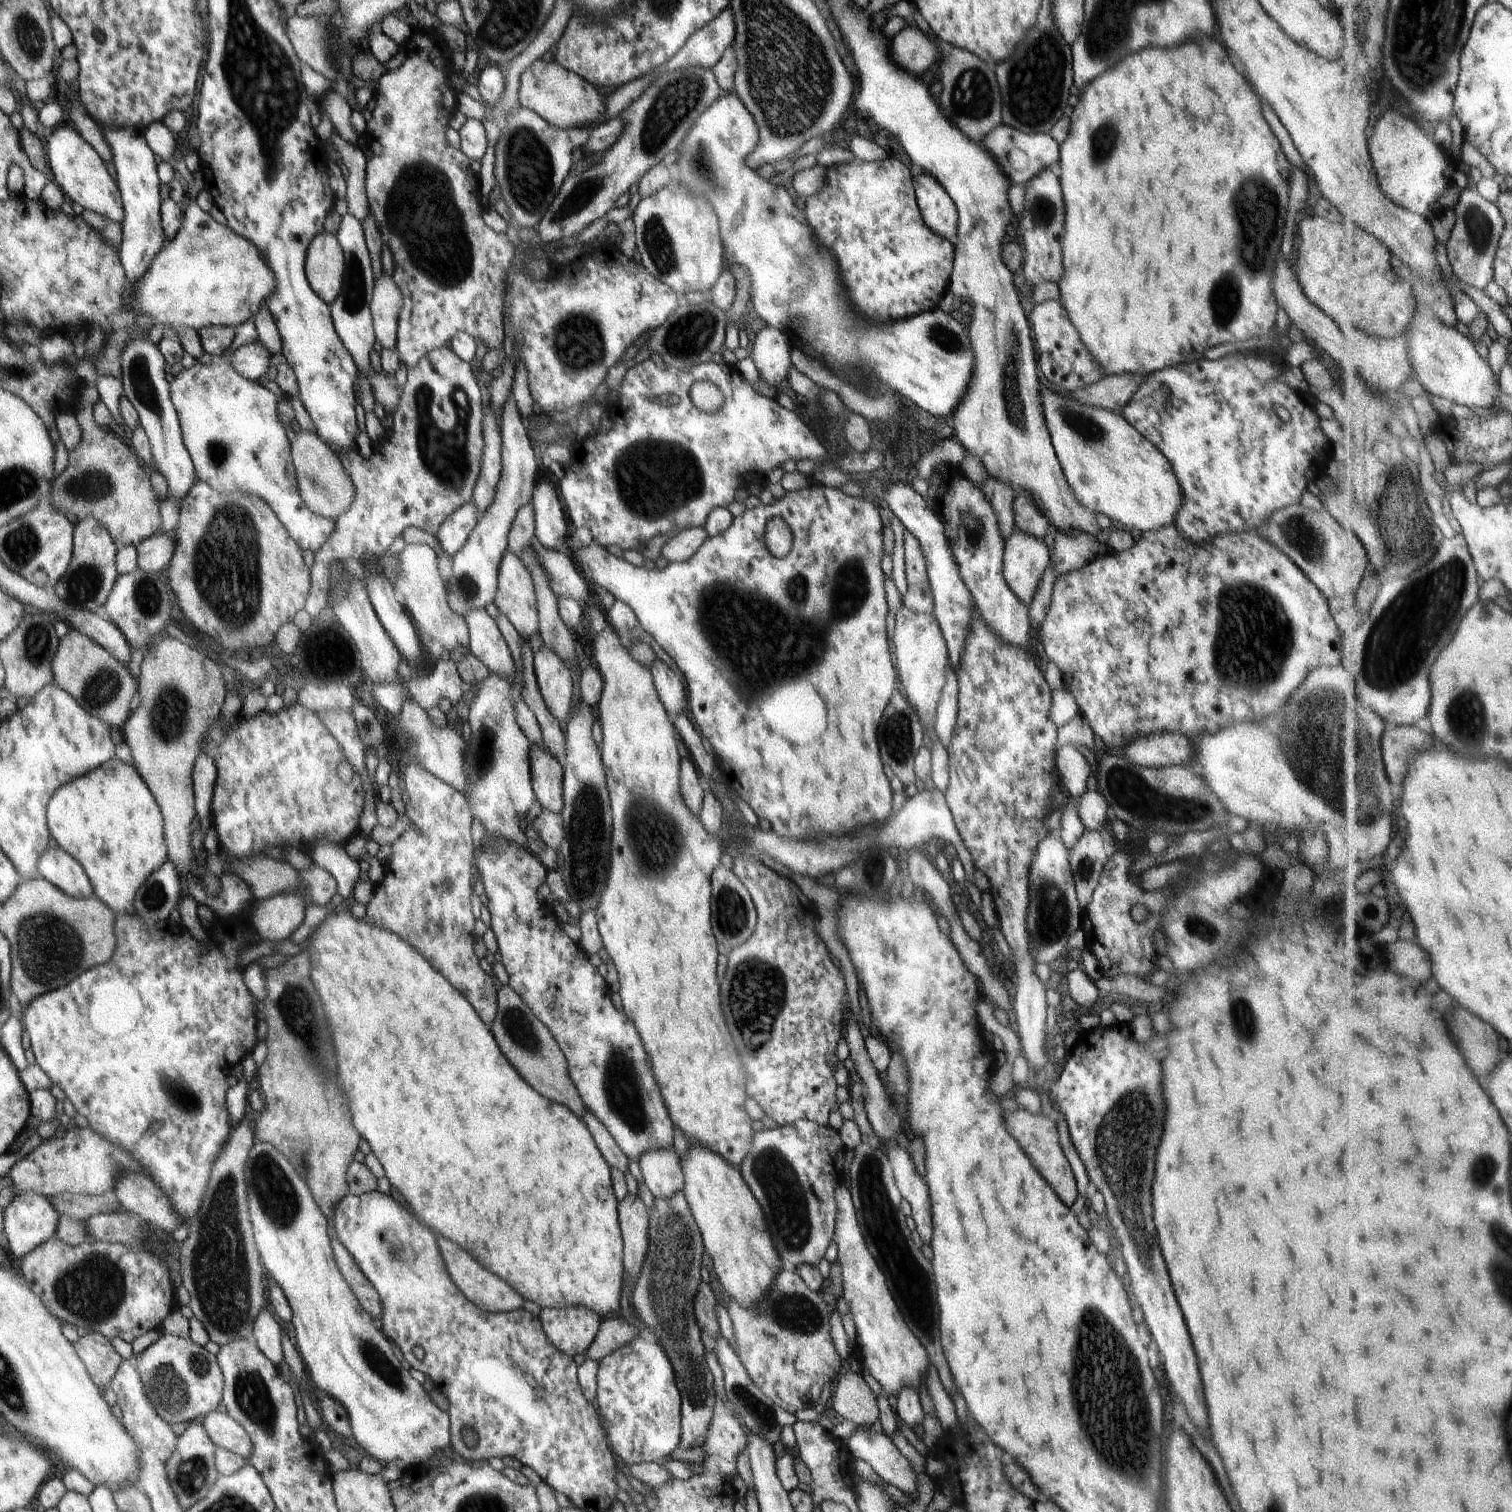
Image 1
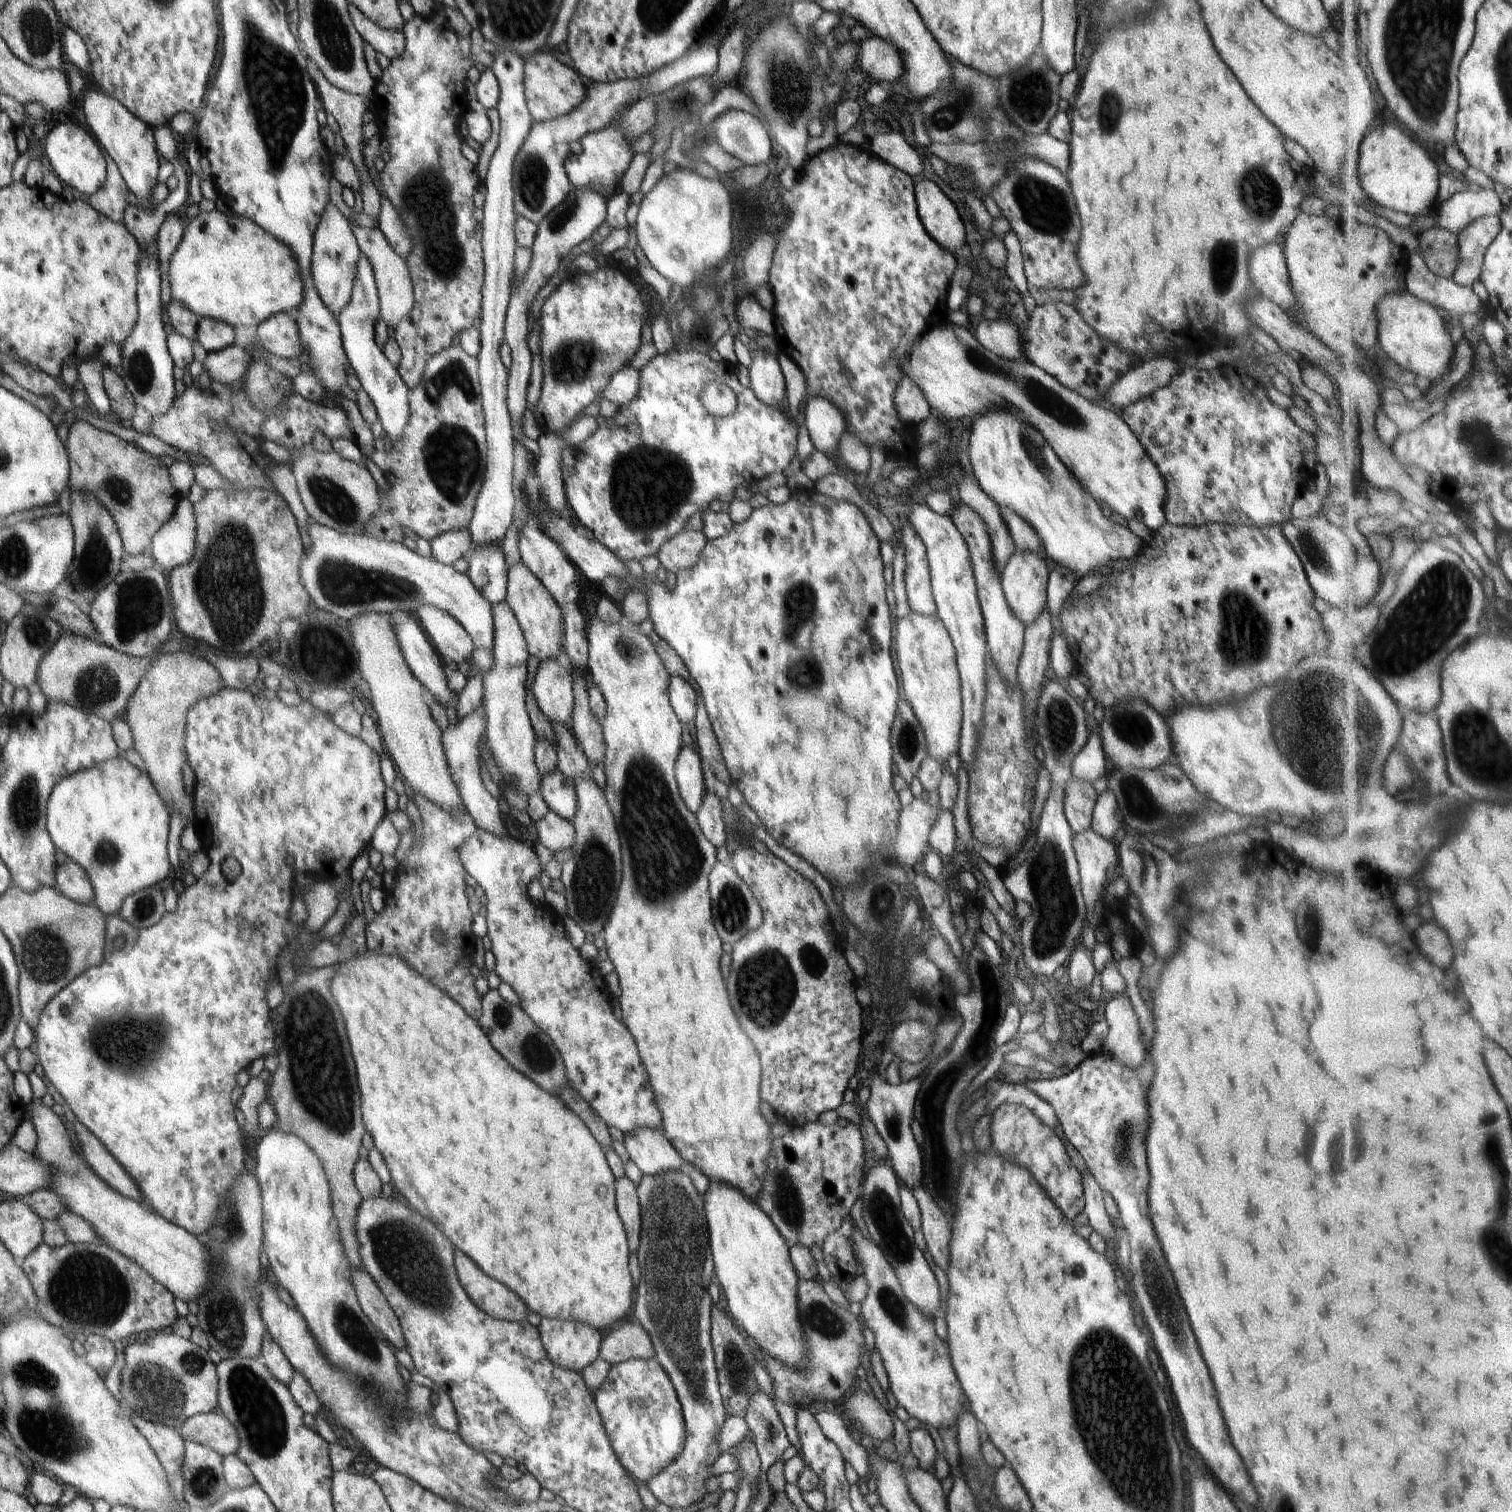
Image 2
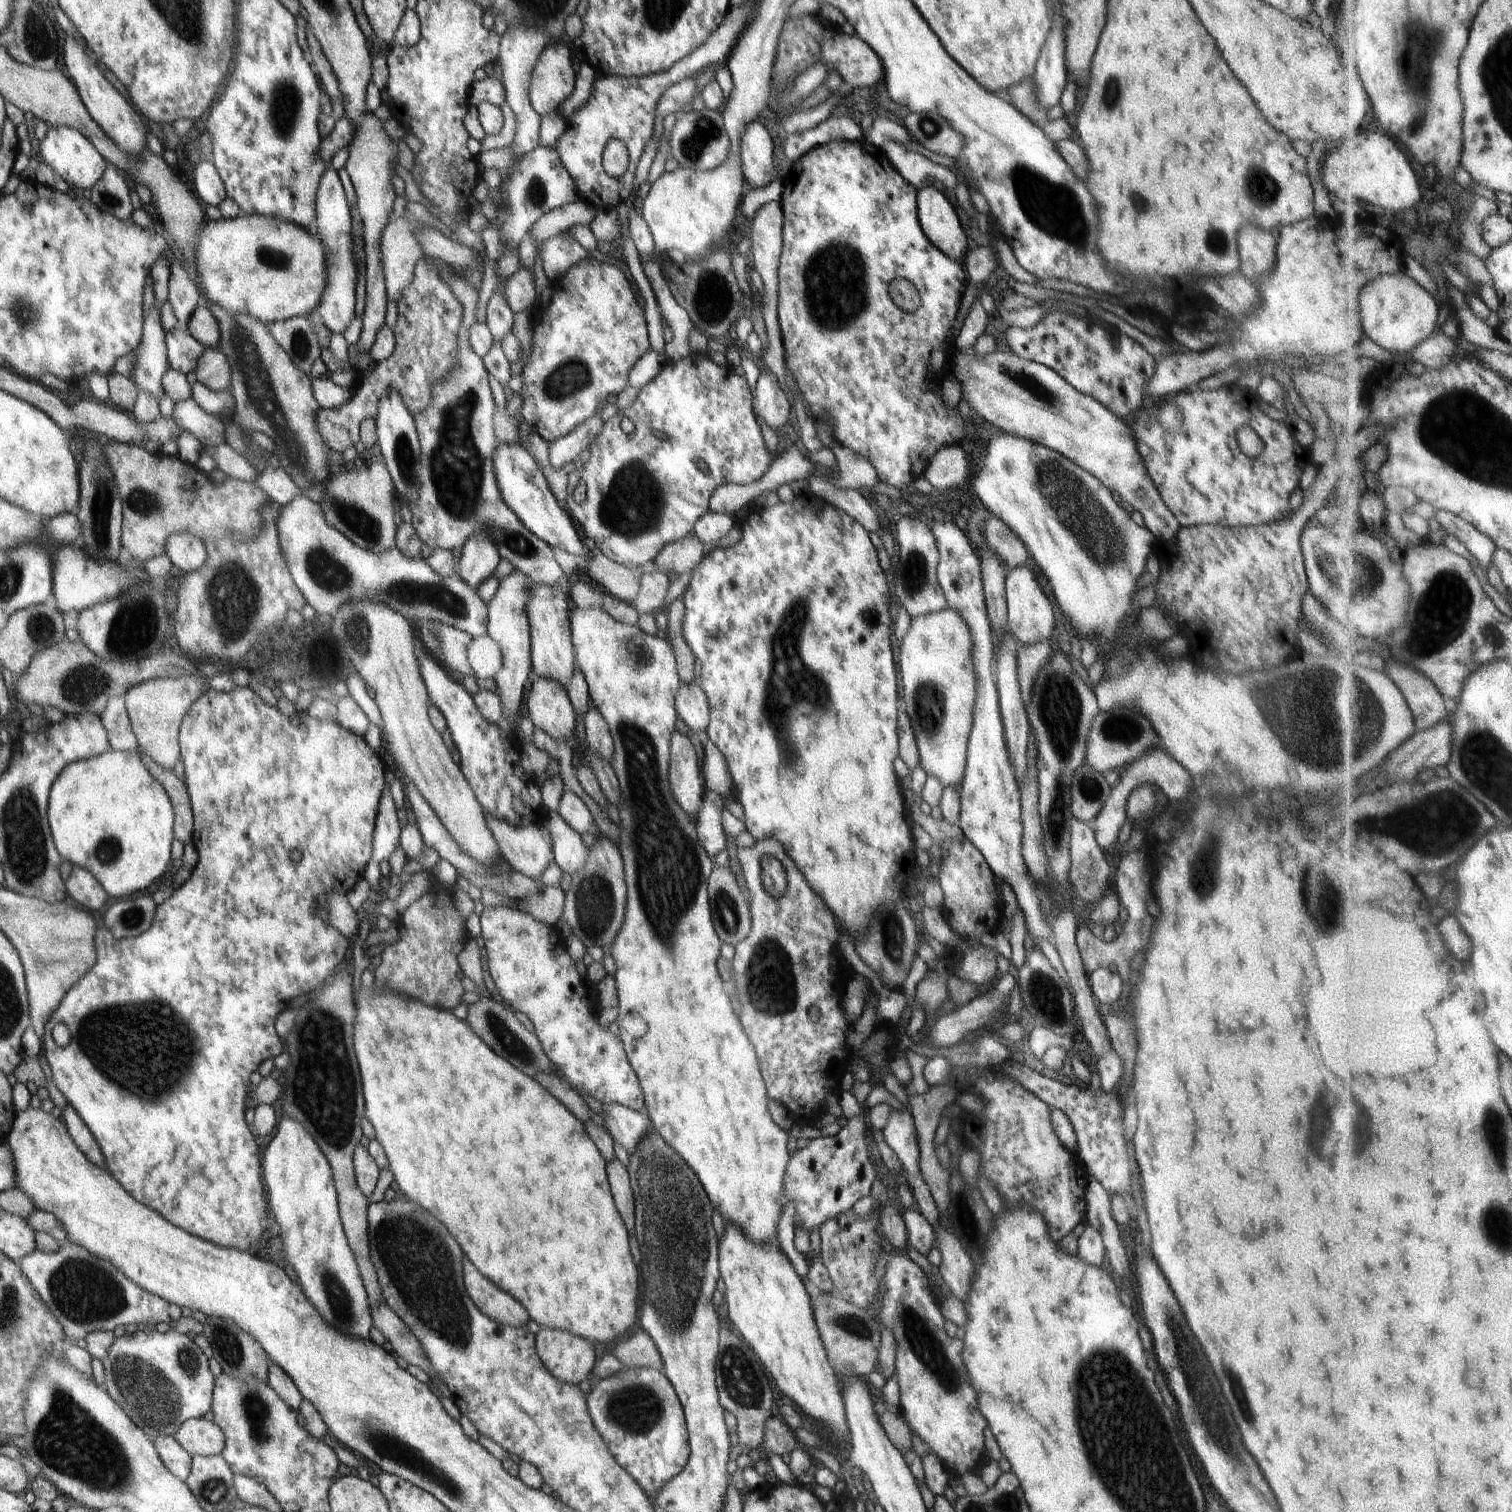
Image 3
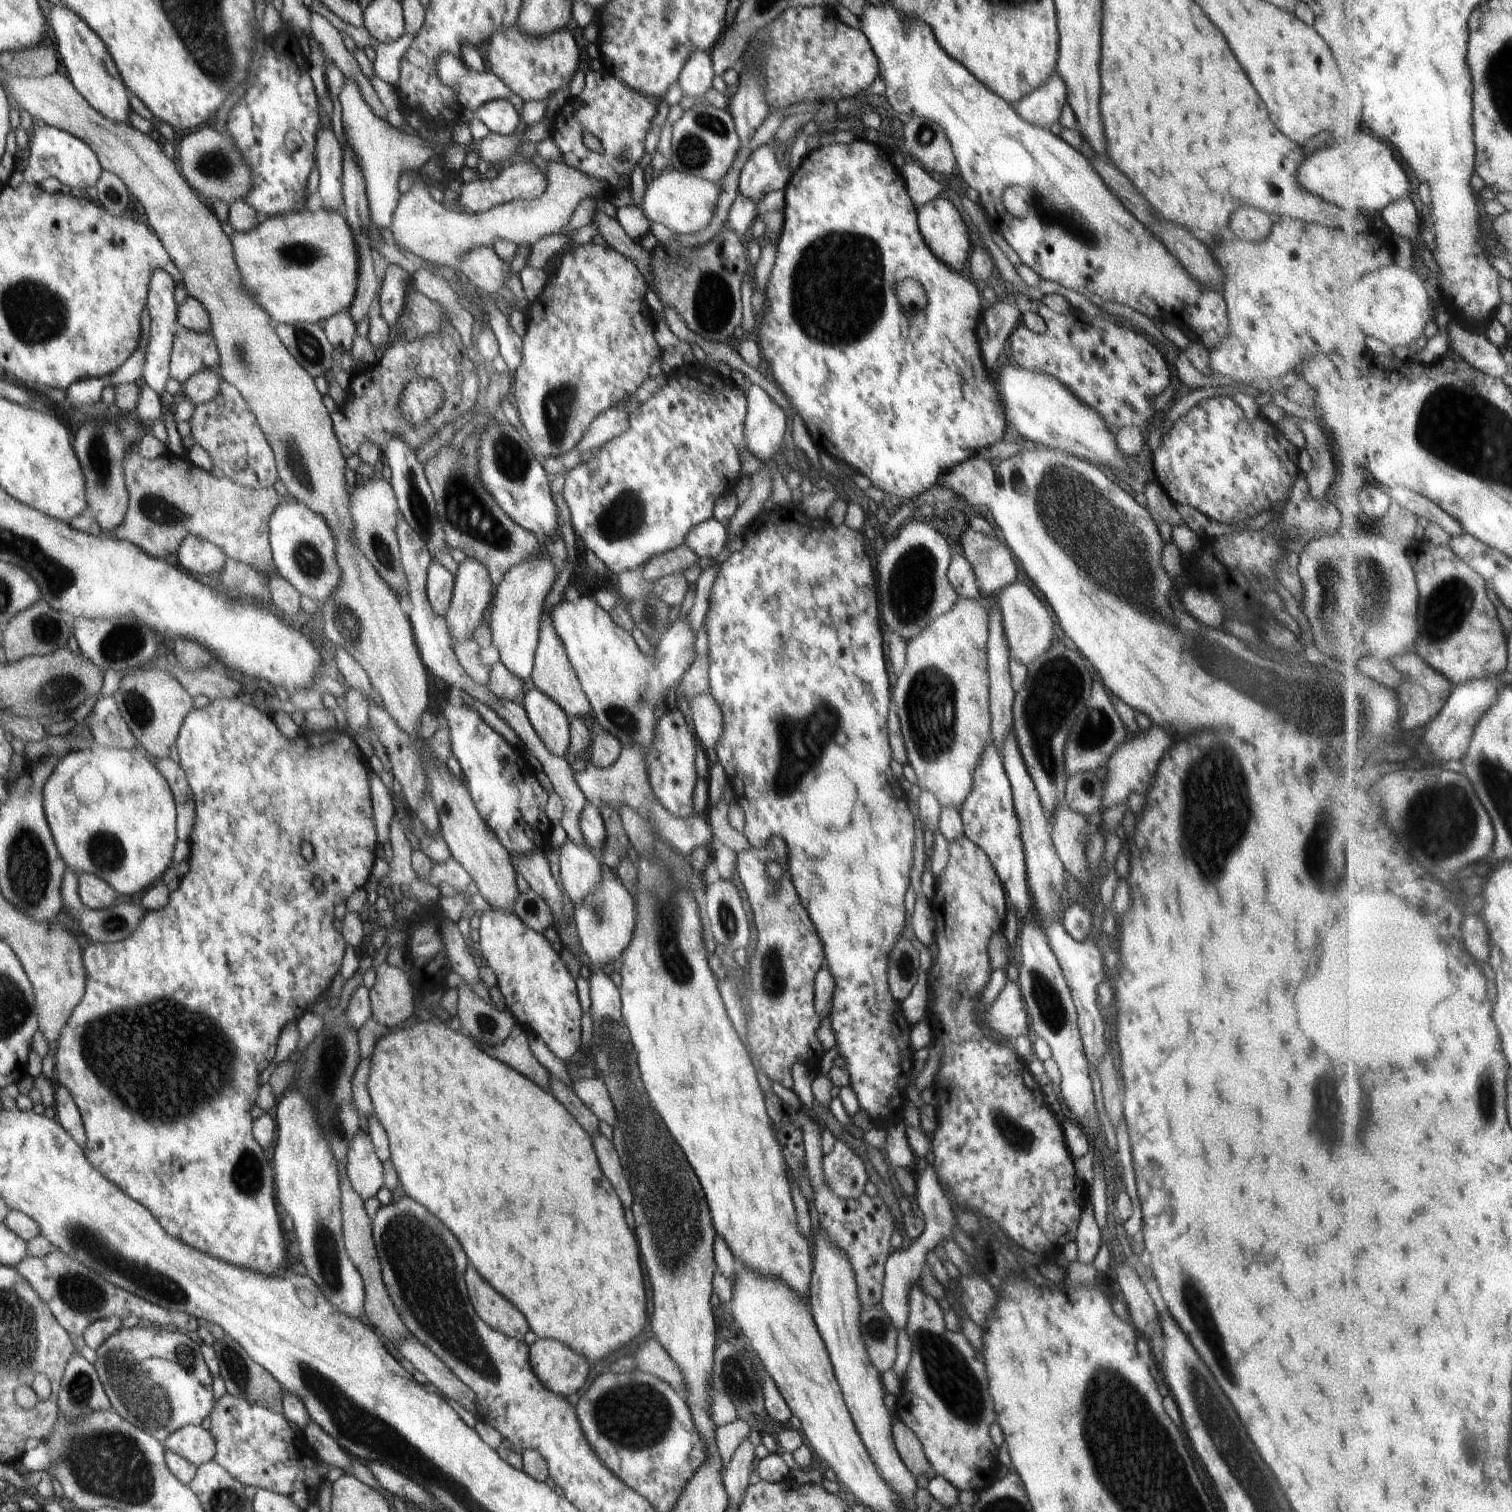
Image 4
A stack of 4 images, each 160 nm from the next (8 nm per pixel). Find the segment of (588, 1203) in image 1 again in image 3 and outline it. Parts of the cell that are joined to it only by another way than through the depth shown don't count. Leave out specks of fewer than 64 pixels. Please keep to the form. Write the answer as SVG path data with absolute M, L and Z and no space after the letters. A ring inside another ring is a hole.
M365 969L355 1004L354 1048L362 1074L365 1116L376 1132L389 1160L398 1188L418 1206L440 1220L456 1238L470 1262L492 1280L498 1288L513 1296L541 1328L569 1332L588 1339L592 1344L604 1344L624 1334L638 1320L639 1276L630 1248L628 1232L614 1206L606 1178L607 1162L596 1148L584 1123L575 1117L555 1096L552 1096L534 1077L518 1070L510 1061L498 1056L465 1021L450 1014L448 1009L433 1007L420 1000L409 999L387 989L378 989L372 972Z

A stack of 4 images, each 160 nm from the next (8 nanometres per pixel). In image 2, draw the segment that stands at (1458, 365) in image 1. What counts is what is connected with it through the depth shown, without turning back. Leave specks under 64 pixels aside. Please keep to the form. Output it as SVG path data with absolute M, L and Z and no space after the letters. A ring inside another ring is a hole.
M1402 291L1398 294L1386 295L1380 306L1380 351L1394 359L1400 366L1414 372L1417 376L1423 375L1436 384L1449 375L1449 368L1453 367L1456 358L1457 346L1453 341L1451 329L1444 322L1442 314L1436 305L1419 299L1414 293Z

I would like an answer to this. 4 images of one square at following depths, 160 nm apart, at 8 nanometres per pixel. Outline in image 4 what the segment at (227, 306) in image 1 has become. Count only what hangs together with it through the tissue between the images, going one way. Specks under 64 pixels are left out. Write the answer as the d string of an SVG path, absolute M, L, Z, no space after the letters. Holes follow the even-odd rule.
M324 208L315 212L311 212L306 209L295 213L284 213L282 215L268 217L267 220L264 220L264 222L257 226L257 230L254 229L253 231L245 233L235 232L233 236L230 236L230 238L245 291L248 291L260 303L260 306L266 310L274 322L284 324L319 323L321 319L326 320L340 311L349 310L349 306L354 300L354 295L356 294L357 289L359 256L351 228L348 226L348 223L343 215L339 215L337 212L329 211Z

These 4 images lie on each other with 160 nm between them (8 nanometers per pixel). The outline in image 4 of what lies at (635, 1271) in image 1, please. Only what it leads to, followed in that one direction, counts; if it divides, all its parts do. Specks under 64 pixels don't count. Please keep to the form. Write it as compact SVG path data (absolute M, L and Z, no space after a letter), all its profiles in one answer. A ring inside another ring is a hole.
M598 1132L591 1134L591 1141L602 1172L606 1174L606 1178L614 1186L614 1190L616 1190L618 1198L622 1200L624 1208L630 1208L632 1193L628 1181L624 1176L624 1169L620 1164L619 1156L616 1154L611 1140L608 1140L602 1133Z

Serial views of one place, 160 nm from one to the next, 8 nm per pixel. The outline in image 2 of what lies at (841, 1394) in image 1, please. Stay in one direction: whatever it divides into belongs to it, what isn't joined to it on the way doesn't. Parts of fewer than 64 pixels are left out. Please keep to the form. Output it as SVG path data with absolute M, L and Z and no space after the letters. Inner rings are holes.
M857 1391L843 1403L846 1408L846 1417L854 1419L862 1431L867 1433L874 1441L882 1443L894 1435L894 1425L891 1415L878 1403L874 1394Z

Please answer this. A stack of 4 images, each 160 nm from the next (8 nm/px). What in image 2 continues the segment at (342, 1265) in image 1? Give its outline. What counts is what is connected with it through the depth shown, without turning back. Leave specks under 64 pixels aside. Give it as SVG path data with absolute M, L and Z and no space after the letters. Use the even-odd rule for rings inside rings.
M351 1268L351 1277L359 1305L370 1322L396 1351L407 1350L406 1339L398 1317L372 1277L363 1268Z

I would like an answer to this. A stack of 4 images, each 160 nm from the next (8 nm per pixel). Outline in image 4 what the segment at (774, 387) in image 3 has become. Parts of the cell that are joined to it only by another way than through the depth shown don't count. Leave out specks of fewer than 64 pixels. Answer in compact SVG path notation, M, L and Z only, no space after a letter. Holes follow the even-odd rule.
M751 383L746 390L747 415L744 440L748 452L767 465L768 460L788 442L789 420L770 395Z

